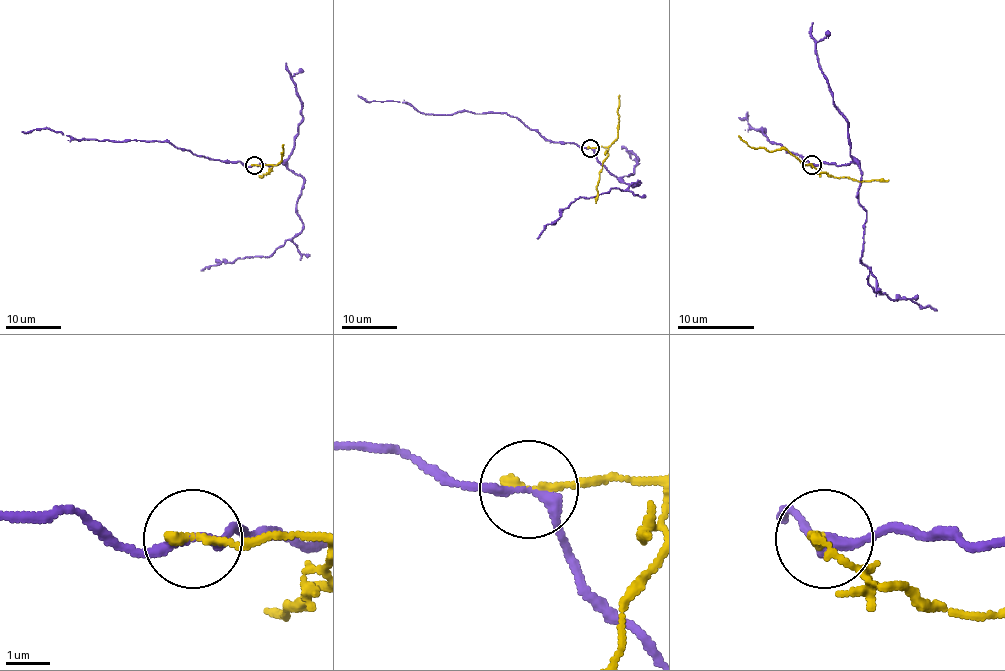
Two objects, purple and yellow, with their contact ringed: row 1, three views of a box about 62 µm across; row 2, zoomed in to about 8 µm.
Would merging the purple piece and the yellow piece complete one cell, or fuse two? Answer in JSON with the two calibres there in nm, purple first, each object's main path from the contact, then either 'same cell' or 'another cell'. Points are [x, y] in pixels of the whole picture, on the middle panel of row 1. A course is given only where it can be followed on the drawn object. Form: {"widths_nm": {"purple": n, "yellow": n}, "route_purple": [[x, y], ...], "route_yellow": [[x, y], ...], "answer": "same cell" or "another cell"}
{"widths_nm": {"purple": 220, "yellow": 240}, "route_purple": [[590, 148], [618, 178], [626, 183], [640, 182], [633, 188], [638, 185], [576, 199], [536, 239]], "route_yellow": [[590, 148], [608, 146], [618, 137], [619, 95]], "answer": "another cell"}

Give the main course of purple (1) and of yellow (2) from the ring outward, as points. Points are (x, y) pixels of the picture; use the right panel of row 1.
1: (811, 164), (853, 162), (861, 171), (859, 204), (867, 213), (861, 261), (871, 269), (874, 292), (937, 311)
2: (811, 164), (804, 164), (782, 148), (754, 148), (738, 135)

